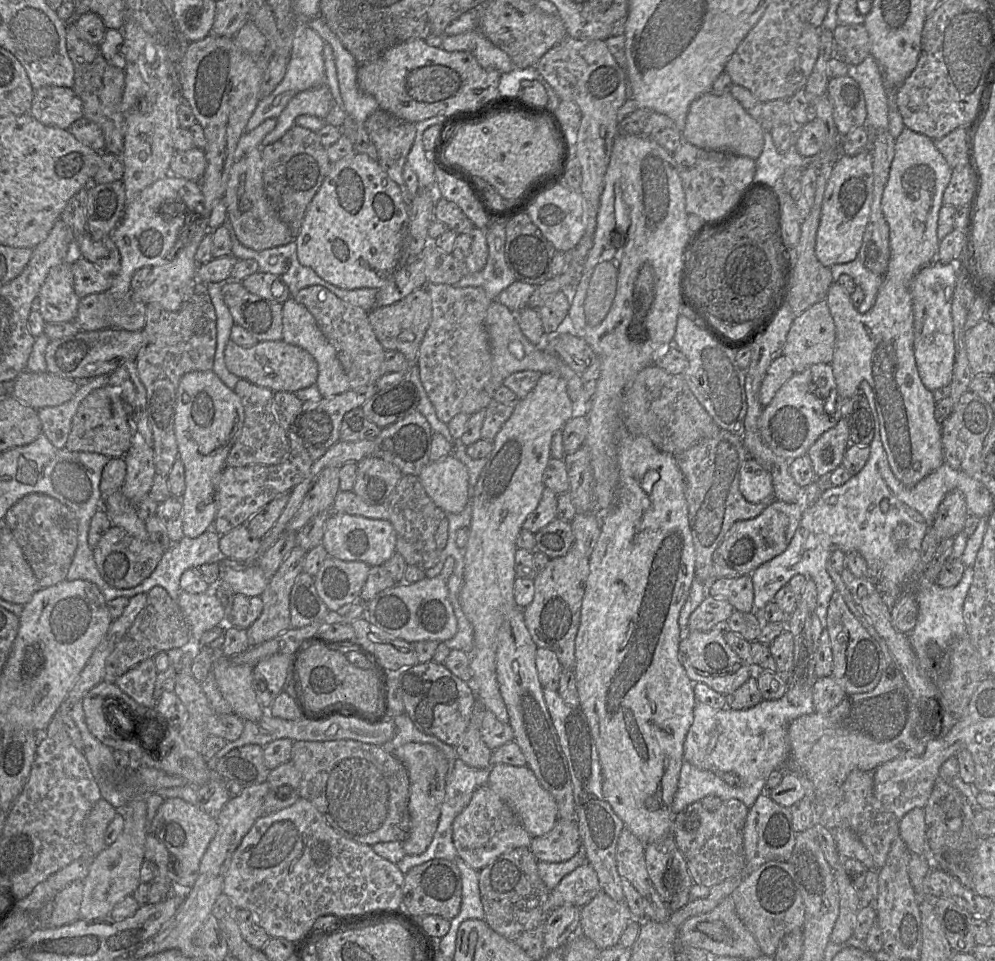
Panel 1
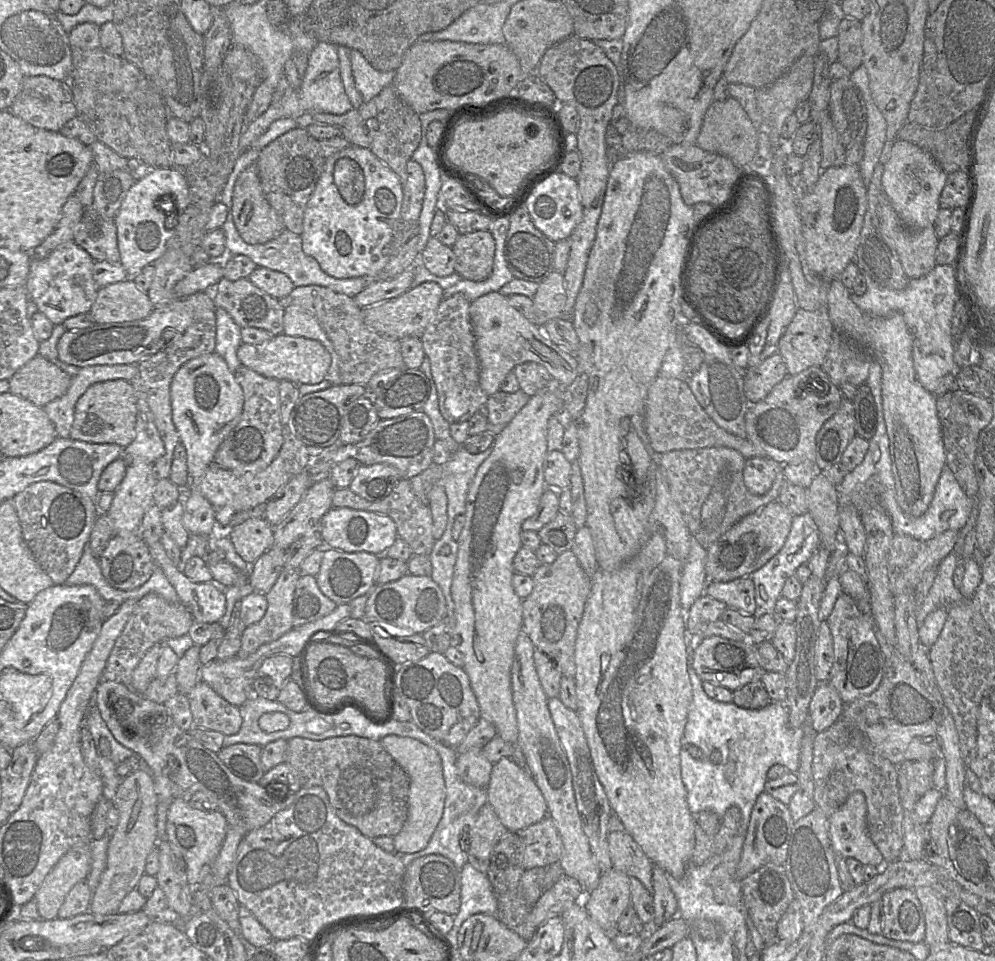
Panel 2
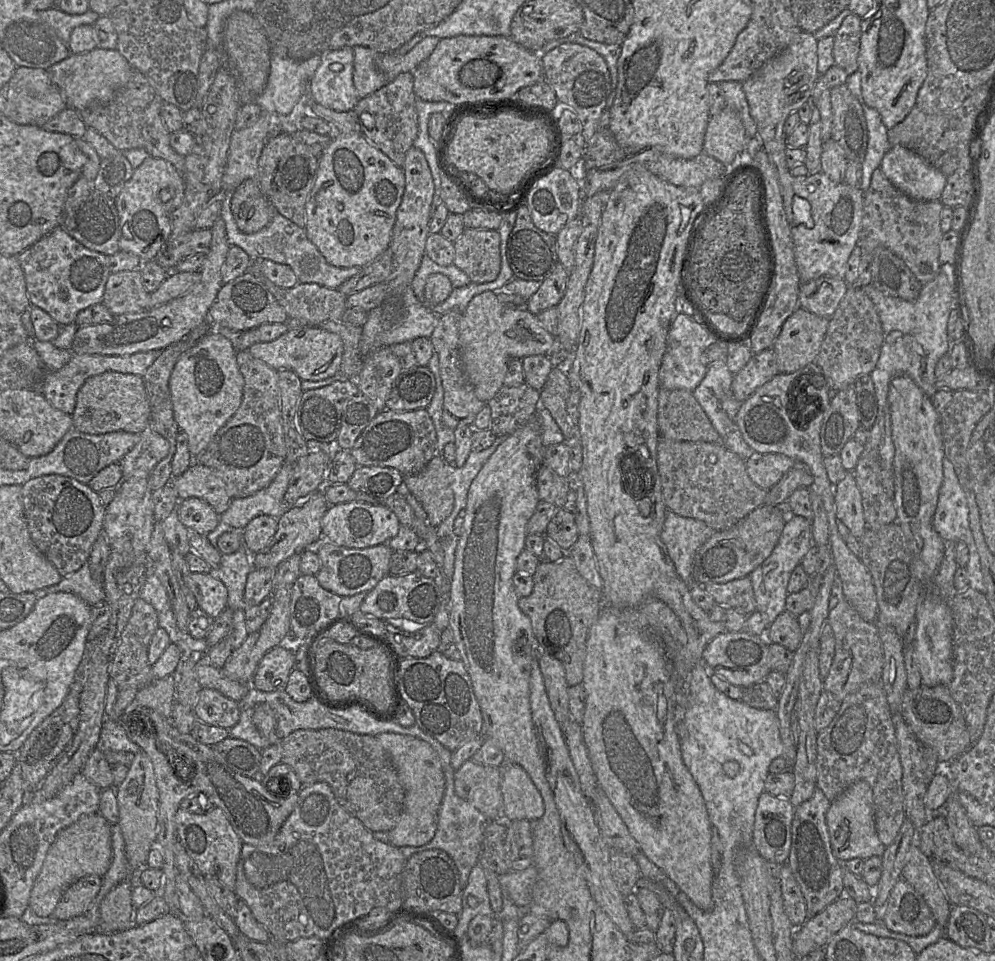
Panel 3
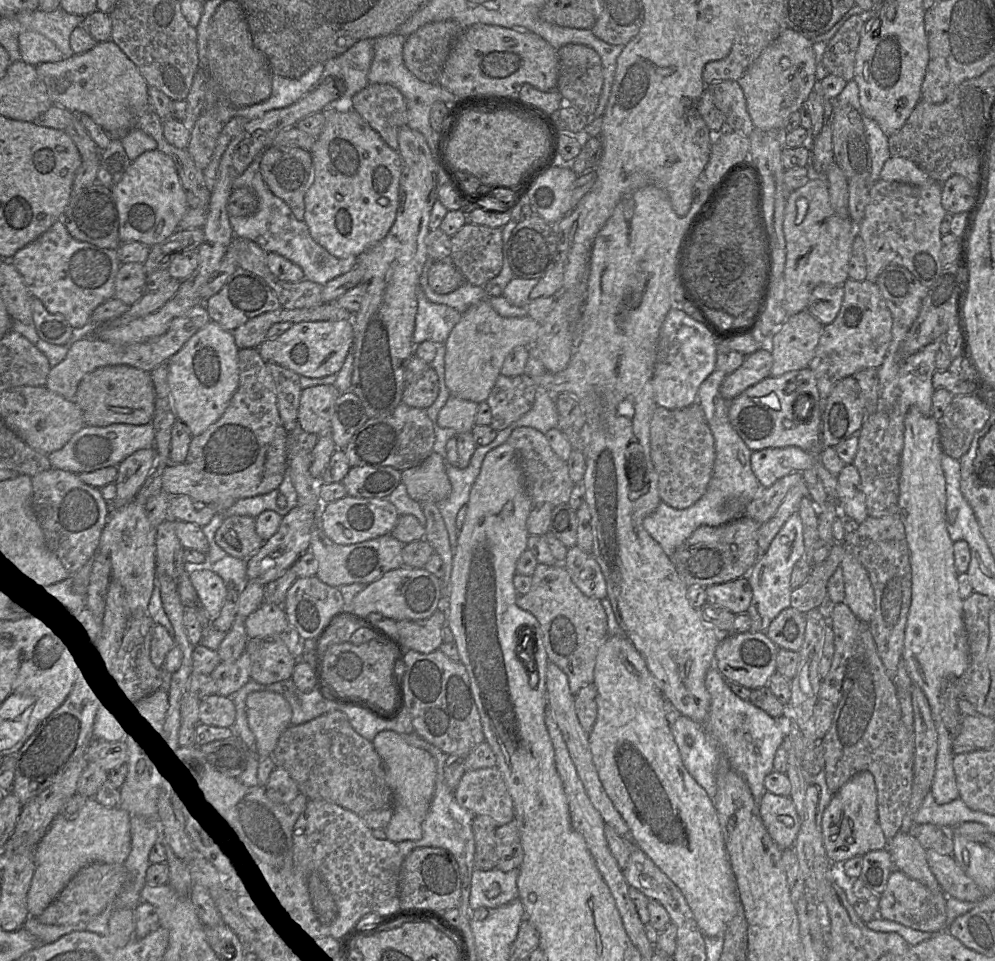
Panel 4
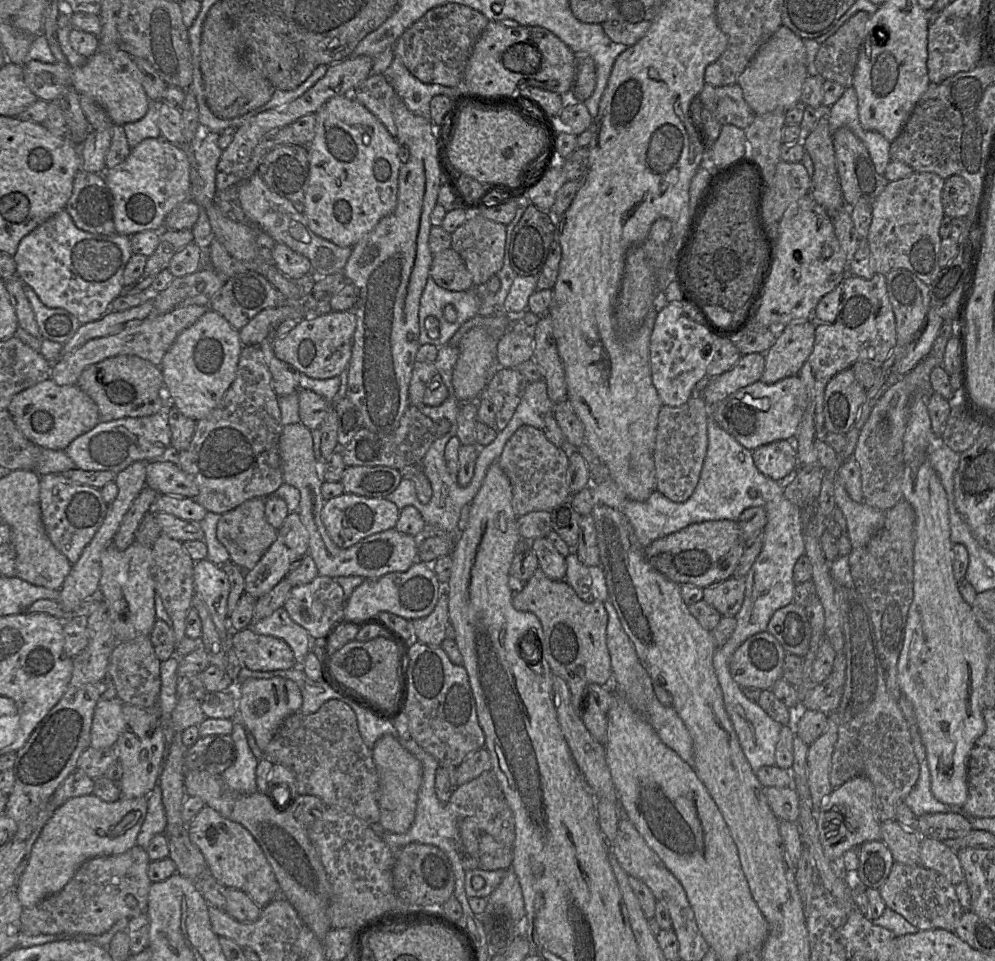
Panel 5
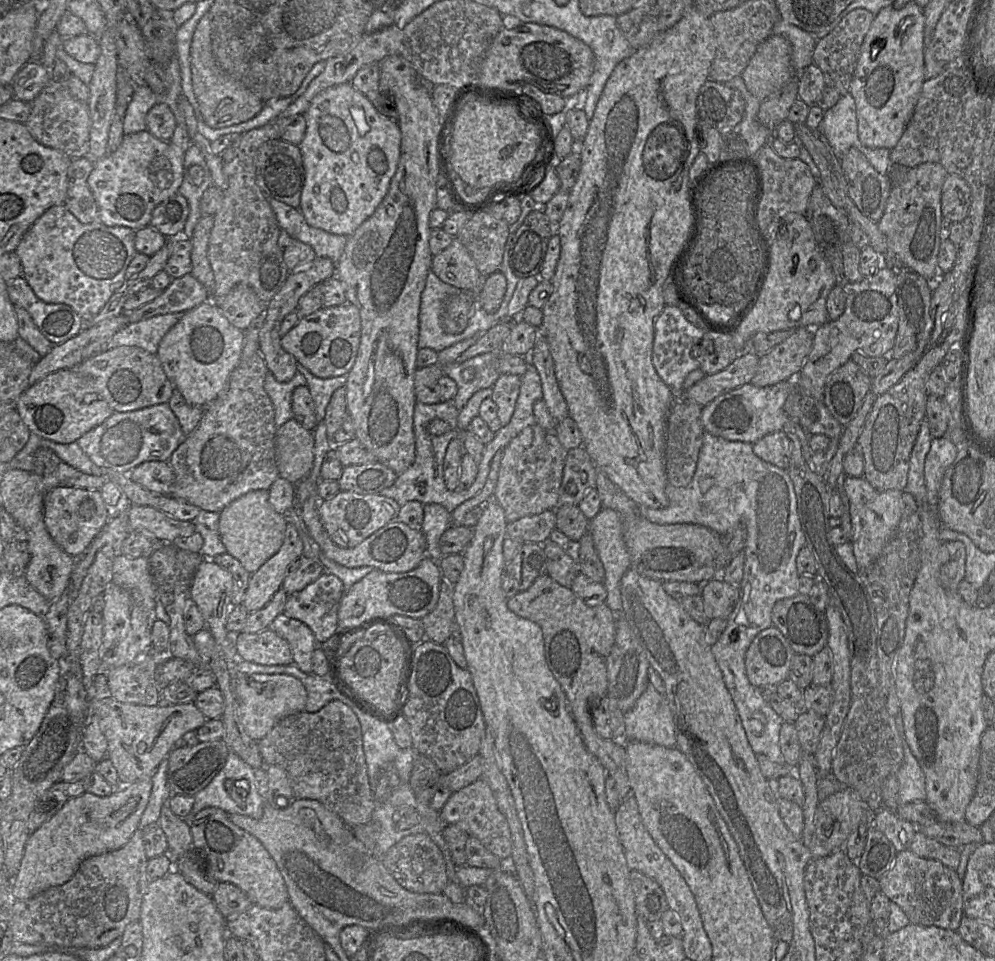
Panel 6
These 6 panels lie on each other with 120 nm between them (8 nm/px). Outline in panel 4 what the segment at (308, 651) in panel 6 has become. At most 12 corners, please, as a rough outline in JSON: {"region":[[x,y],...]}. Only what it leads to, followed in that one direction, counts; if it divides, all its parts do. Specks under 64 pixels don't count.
{"region":[[263,602],[244,619],[248,639],[274,639],[300,659],[303,641],[282,605]]}

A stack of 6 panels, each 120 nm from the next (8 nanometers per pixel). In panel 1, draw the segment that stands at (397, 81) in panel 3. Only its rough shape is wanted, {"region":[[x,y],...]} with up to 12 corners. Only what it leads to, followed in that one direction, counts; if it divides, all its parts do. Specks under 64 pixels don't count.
{"region":[[378,108],[364,127],[378,163],[407,200],[403,168],[411,123]]}

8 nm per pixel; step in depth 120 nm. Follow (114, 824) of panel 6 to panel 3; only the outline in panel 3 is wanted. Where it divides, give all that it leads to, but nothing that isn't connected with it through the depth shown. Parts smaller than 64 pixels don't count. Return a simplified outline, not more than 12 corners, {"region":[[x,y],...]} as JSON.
{"region":[[80,817],[50,846],[29,907],[50,917],[77,880],[103,877],[112,827]]}

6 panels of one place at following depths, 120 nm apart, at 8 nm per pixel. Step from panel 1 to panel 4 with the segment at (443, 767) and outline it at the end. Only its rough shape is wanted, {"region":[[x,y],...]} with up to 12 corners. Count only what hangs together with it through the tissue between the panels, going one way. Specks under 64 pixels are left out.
{"region":[[399,734],[373,740],[393,793],[393,843],[420,840],[436,761]]}

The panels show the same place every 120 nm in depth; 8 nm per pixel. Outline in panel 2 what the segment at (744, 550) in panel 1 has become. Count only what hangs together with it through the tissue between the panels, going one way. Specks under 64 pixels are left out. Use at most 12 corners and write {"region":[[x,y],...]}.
{"region":[[774,501],[707,549],[707,582],[749,577],[783,547],[792,519]]}

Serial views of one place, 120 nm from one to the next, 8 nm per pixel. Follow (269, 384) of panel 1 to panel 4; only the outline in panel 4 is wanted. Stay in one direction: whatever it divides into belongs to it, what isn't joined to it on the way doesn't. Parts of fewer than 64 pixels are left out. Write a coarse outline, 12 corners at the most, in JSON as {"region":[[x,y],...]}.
{"region":[[353,320],[300,322],[257,349],[299,376],[340,371]]}

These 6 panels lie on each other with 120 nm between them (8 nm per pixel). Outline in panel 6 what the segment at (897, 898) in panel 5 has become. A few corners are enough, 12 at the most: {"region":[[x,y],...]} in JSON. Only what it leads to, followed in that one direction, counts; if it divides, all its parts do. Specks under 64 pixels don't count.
{"region":[[897,852],[880,889],[910,923],[957,931],[963,880]]}

